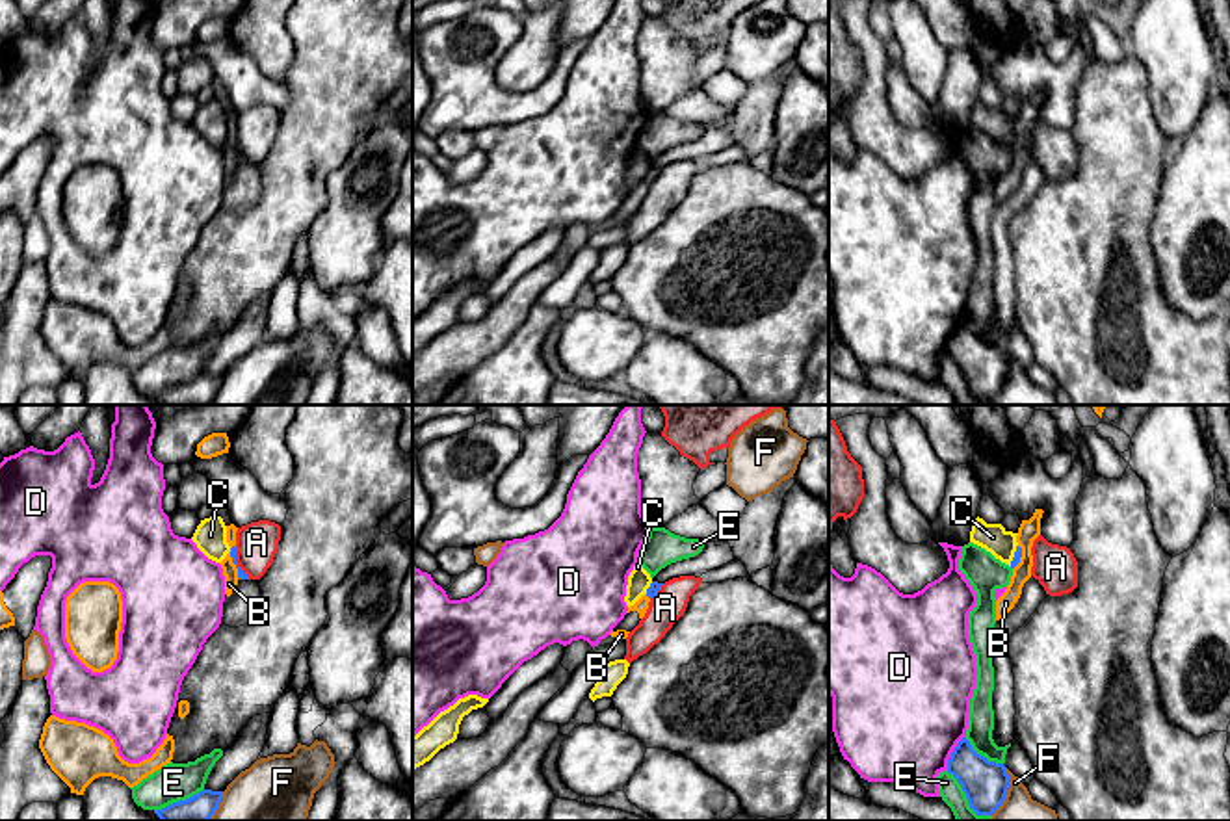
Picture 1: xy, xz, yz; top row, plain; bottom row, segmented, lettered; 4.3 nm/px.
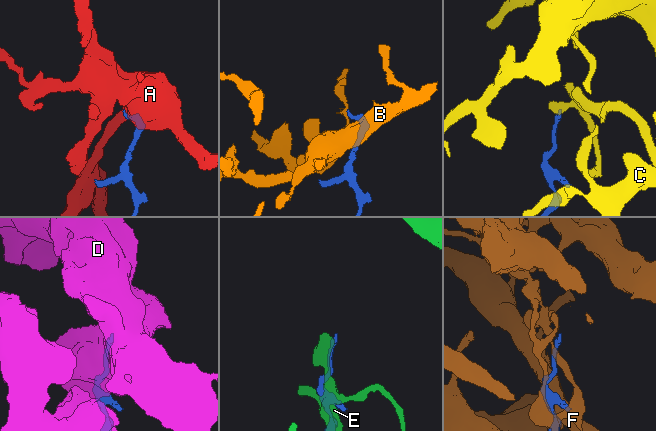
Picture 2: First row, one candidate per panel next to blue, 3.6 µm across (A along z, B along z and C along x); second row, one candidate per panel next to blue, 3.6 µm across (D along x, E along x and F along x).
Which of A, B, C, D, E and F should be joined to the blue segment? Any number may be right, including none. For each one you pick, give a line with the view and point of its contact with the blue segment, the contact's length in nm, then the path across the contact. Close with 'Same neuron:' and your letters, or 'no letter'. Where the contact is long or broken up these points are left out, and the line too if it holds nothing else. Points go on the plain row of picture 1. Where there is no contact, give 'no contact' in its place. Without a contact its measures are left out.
Same neuron: no letter

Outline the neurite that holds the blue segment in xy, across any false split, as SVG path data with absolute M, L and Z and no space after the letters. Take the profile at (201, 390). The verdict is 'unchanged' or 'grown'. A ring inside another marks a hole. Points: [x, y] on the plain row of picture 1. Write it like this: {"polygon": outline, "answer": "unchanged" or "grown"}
{"polygon": "M203 373L197 379L173 386L154 397L162 405L208 405L219 392L221 383L223 375Z", "answer": "unchanged"}

